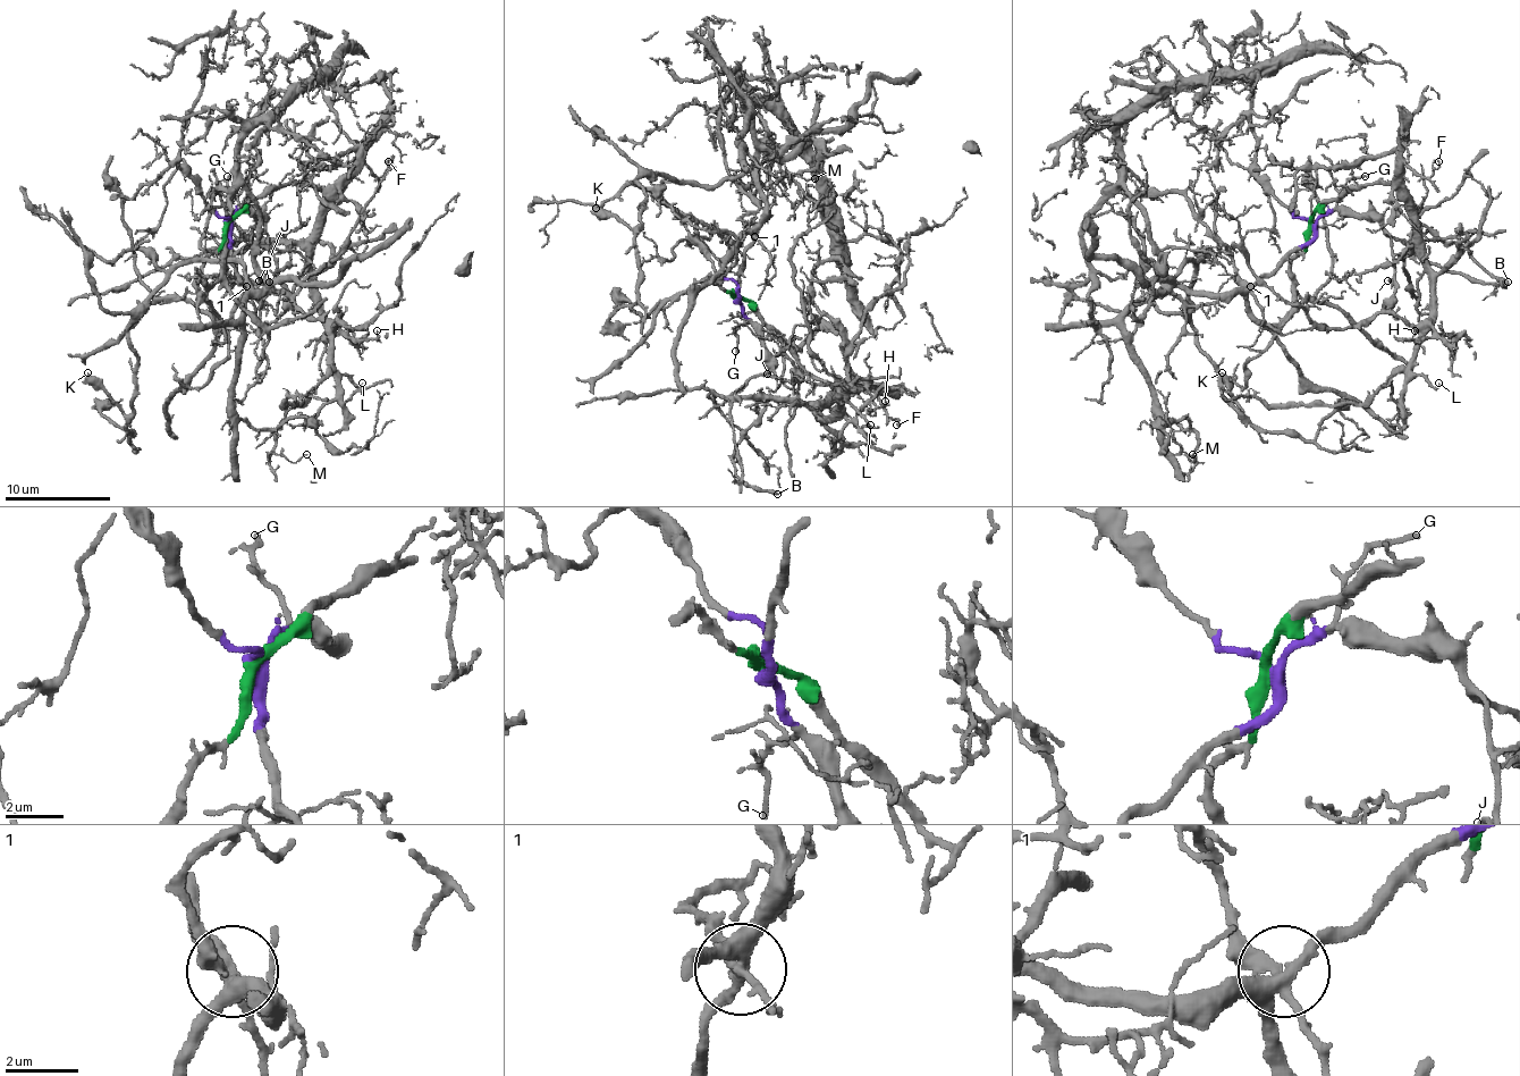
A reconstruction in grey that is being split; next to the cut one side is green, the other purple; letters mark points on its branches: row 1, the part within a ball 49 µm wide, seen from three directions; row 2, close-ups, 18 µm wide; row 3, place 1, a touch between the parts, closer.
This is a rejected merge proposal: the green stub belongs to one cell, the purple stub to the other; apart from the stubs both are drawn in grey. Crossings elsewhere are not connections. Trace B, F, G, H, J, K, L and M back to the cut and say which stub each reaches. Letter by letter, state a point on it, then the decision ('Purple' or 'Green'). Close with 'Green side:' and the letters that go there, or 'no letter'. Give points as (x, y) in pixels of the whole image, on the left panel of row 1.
B: Place: (269, 282). Green
F: Place: (388, 161). Green
G: Place: (227, 176). Purple
H: Place: (377, 330). Green
J: Place: (259, 280). Purple
K: Place: (87, 372). Purple
L: Place: (362, 383). Green
M: Place: (306, 454). Purple
Green side: B, F, H, L

